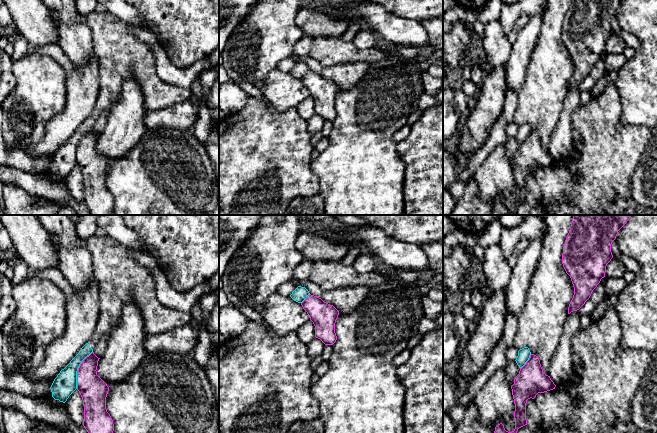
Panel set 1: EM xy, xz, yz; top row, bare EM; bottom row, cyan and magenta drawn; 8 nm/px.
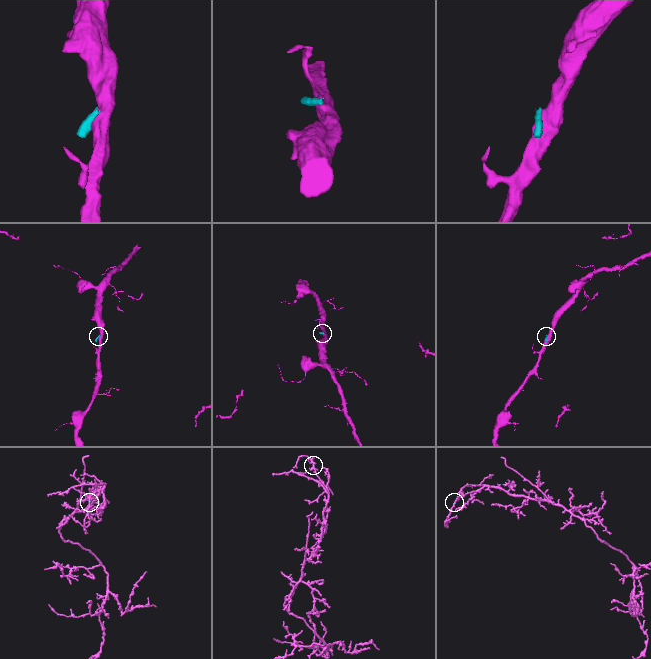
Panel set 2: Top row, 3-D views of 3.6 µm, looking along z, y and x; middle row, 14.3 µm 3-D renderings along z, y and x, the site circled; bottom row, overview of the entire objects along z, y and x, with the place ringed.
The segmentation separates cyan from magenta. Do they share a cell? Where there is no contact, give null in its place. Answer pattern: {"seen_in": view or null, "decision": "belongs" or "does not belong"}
{"seen_in": "xy", "decision": "does not belong"}

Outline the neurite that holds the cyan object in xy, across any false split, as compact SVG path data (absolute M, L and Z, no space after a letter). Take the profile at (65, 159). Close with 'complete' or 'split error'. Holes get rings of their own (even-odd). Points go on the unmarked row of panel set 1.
M42 0L42 2L49 9L58 9L62 21L66 23L84 21L89 26L92 32L94 51L99 61L99 94L95 109L70 139L60 147L50 163L52 173L65 179L77 165L77 147L80 140L93 128L101 114L106 119L109 117L126 80L133 79L140 86L147 111L160 110L190 100L192 91L190 88L182 88L164 82L157 74L155 55L150 47L139 41L124 23L118 21L108 11L103 13L94 11L88 15L82 15L77 11L75 0Z; split error

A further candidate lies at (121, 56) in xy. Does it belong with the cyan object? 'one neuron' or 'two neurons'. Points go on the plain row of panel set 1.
one neuron

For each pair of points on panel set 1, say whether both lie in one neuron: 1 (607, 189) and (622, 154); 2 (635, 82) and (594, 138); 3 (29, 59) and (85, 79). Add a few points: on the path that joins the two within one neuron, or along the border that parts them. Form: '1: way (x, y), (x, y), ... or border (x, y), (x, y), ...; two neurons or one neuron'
1: way (607, 180), (607, 169), (613, 163); one neuron
2: border (613, 81), (619, 97), (620, 121), (628, 125); two neurons
3: border (66, 74), (65, 98); two neurons

